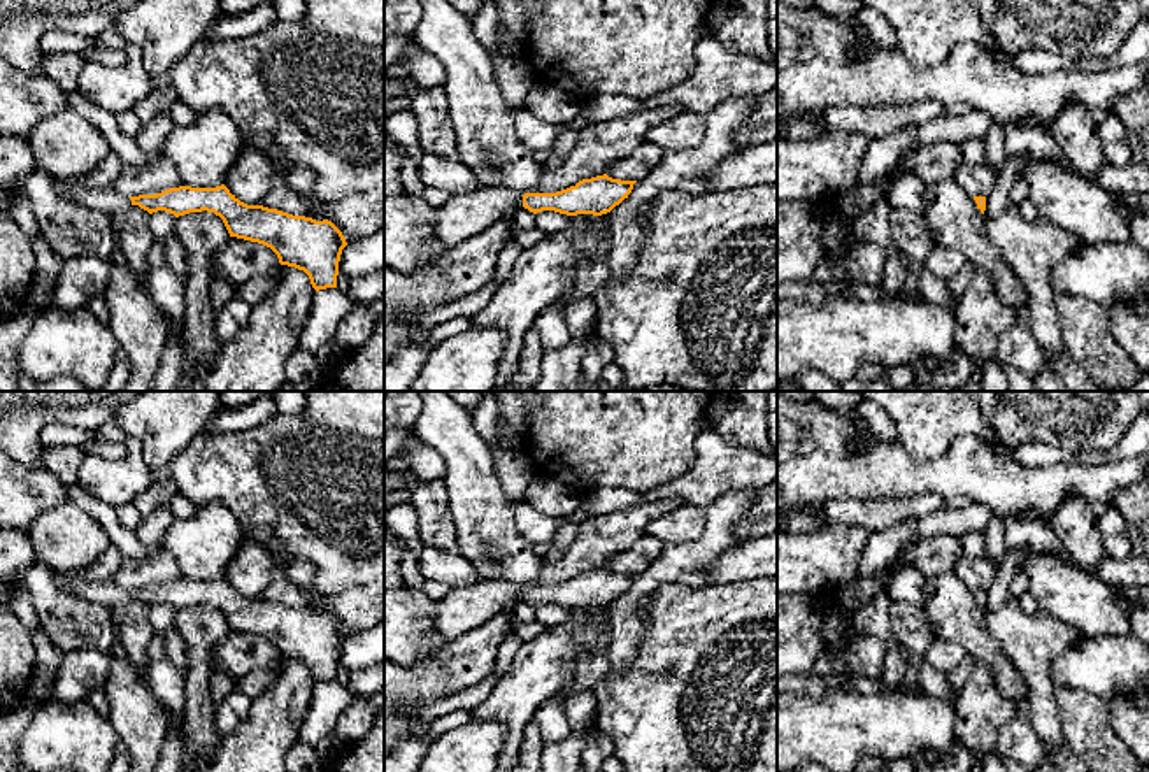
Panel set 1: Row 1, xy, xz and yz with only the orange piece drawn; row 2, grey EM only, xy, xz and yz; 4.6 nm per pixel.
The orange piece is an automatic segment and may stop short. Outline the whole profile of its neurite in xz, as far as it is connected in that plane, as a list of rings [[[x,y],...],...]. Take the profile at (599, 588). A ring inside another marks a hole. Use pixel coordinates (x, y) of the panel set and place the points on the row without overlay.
[[[603,567],[582,572],[556,586],[525,588],[514,583],[481,579],[470,586],[456,586],[444,600],[437,602],[435,628],[446,644],[453,642],[519,598],[533,607],[554,604],[567,609],[602,609],[628,591],[635,575]]]

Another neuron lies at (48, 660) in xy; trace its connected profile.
[[[42,626],[32,632],[32,639],[35,646],[35,665],[28,700],[37,705],[53,697],[63,653],[54,647]]]

